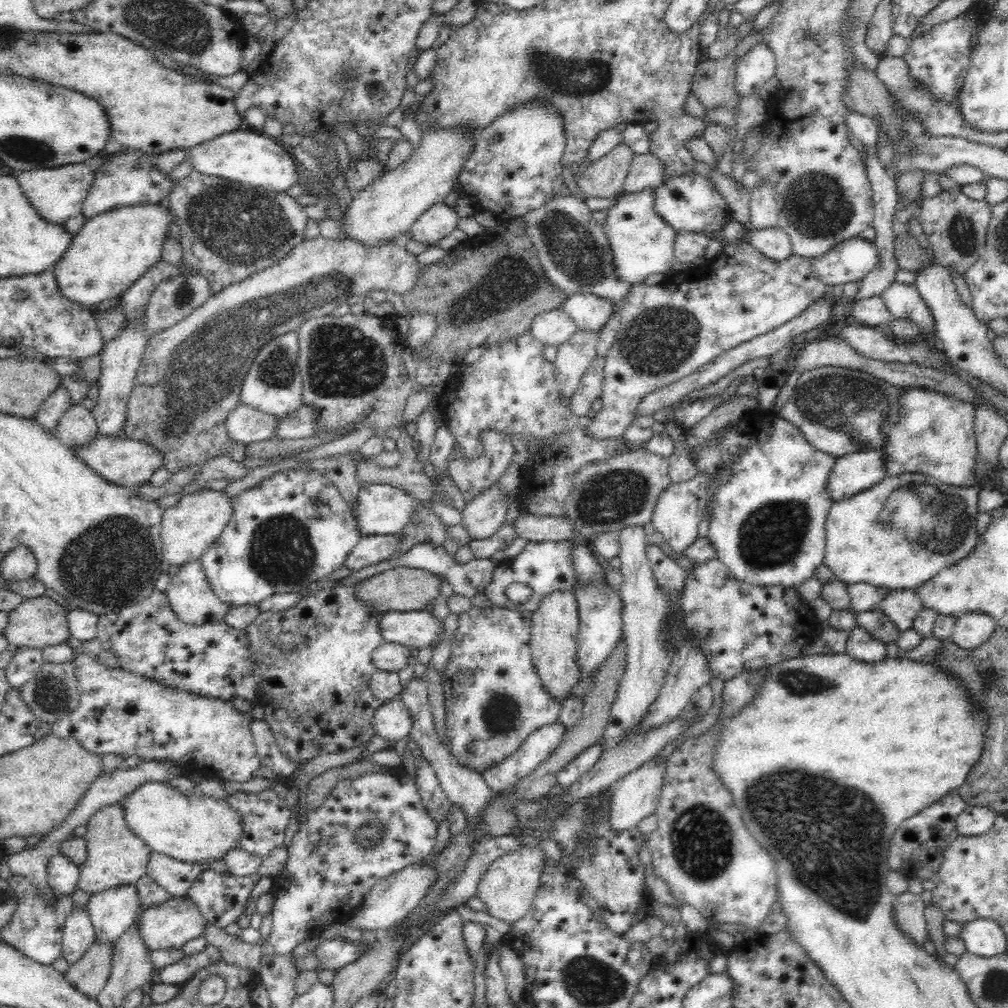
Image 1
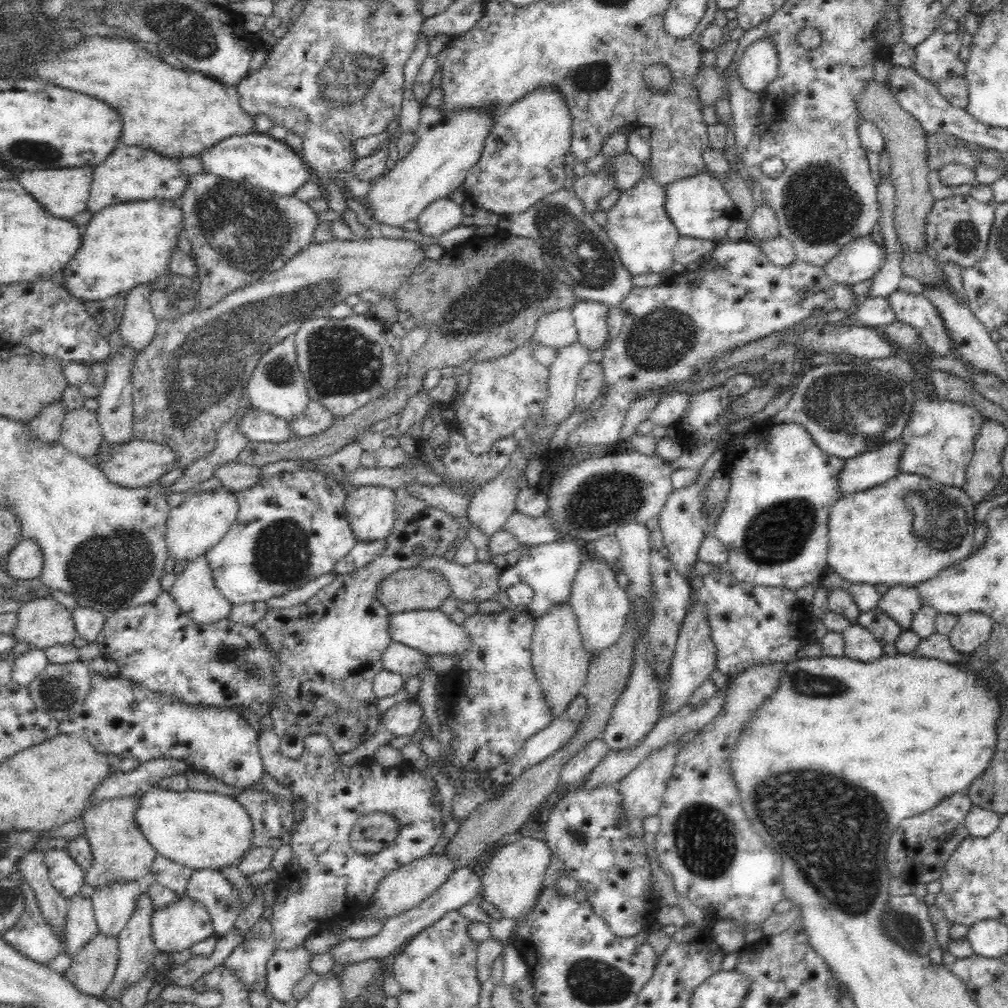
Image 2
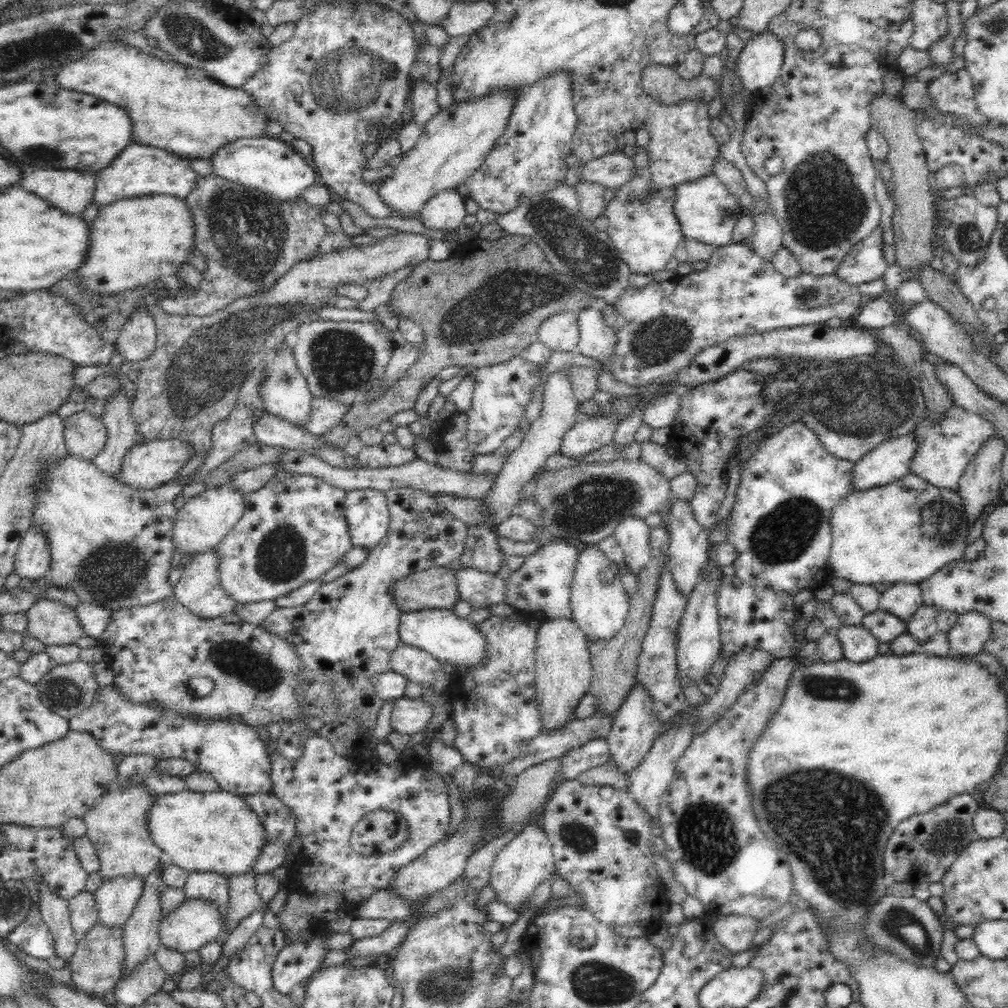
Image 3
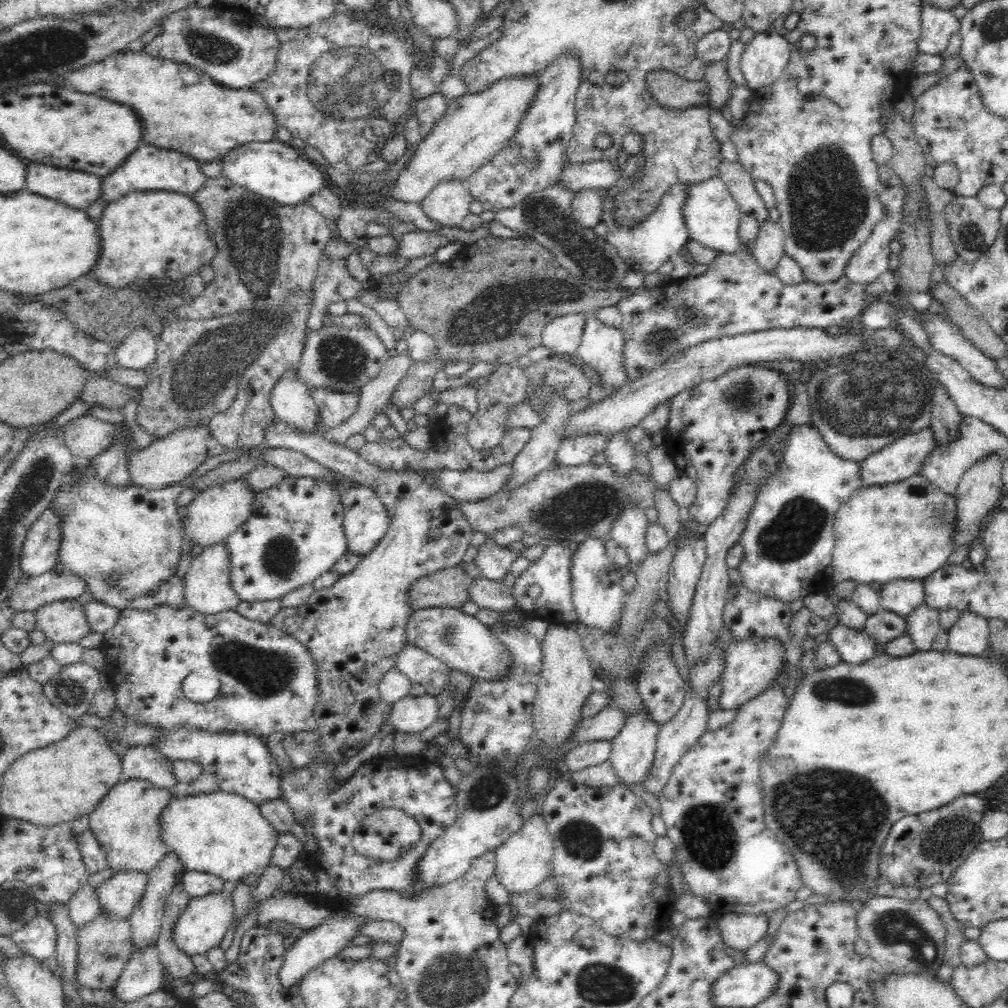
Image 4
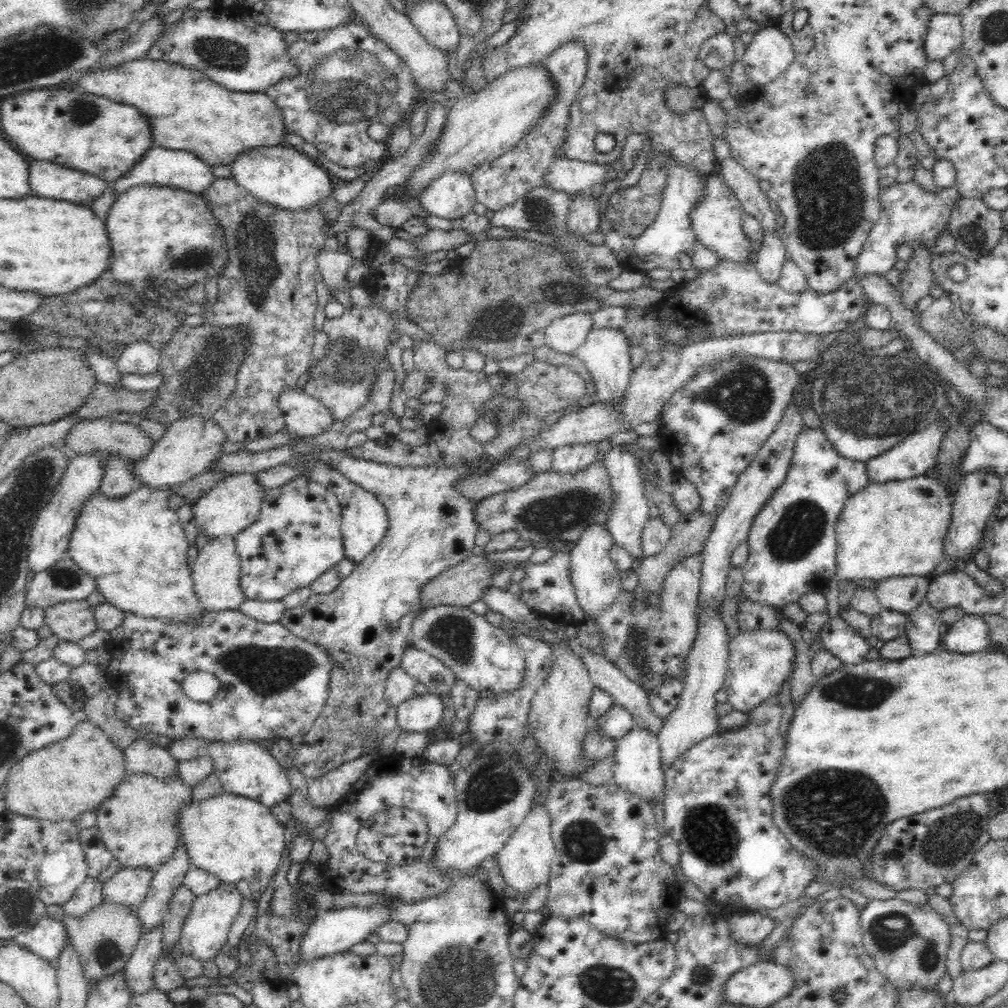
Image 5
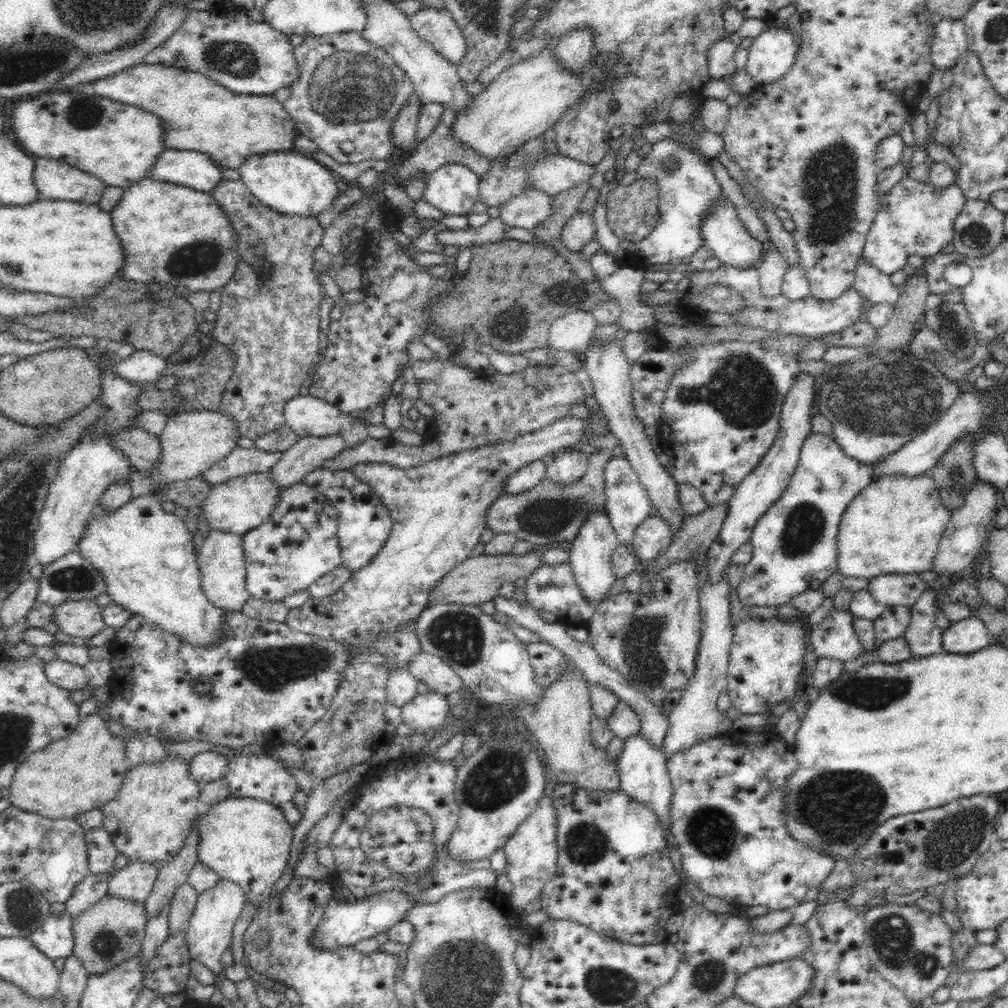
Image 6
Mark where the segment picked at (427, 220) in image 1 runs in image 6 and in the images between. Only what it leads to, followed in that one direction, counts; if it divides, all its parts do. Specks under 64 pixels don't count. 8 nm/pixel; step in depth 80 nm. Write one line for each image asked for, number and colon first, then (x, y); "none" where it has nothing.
2: (442, 215)
3: (445, 211)
4: (447, 204)
5: (450, 196)
6: (453, 188)

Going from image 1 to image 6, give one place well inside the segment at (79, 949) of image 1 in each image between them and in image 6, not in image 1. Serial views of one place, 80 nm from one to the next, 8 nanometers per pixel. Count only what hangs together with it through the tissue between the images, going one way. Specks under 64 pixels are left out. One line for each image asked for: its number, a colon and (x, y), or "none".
2: (80, 927)
3: (82, 908)
4: (83, 907)
5: (88, 896)
6: (92, 888)

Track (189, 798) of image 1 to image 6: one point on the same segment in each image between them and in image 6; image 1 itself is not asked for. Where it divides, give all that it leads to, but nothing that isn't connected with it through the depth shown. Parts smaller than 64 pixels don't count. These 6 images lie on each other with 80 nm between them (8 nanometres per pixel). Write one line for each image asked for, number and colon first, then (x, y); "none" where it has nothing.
2: (201, 830)
3: (217, 832)
4: (221, 833)
5: (237, 839)
6: (246, 841)

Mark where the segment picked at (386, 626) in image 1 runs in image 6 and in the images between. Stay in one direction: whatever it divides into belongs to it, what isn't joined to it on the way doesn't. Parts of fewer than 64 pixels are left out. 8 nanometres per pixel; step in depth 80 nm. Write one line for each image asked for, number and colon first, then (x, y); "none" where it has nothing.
2: (428, 630)
3: (445, 636)
4: (460, 641)
5: (482, 654)
6: (492, 662)

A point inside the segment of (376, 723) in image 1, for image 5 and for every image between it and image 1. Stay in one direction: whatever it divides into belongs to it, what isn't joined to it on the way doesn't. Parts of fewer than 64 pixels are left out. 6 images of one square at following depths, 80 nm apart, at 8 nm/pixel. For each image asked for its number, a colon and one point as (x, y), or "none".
2: (403, 718)
3: (409, 716)
4: (412, 714)
5: (420, 713)

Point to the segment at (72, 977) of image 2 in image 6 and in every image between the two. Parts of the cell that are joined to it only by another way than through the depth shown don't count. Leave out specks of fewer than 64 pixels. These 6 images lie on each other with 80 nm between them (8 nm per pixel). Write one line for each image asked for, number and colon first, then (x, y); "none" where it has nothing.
3: (95, 965)
4: (103, 947)
5: (105, 938)
6: (110, 932)

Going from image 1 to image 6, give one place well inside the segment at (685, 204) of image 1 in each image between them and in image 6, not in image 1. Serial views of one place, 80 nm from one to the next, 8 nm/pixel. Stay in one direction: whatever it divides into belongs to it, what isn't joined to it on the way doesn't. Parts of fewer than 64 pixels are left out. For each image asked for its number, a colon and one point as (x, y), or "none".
2: (699, 206)
3: (706, 210)
4: (711, 214)
5: (715, 219)
6: (722, 231)

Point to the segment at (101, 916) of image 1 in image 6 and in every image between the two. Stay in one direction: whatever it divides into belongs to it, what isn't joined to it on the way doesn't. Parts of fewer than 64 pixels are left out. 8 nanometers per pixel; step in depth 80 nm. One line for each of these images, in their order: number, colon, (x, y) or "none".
2: (113, 905)
3: (115, 899)
4: (118, 895)
5: (127, 887)
6: (133, 882)

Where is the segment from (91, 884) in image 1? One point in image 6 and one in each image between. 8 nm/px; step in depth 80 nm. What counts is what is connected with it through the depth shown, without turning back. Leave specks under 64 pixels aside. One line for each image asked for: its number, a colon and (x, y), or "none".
2: (120, 852)
3: (117, 824)
4: (126, 824)
5: (138, 823)
6: (151, 816)

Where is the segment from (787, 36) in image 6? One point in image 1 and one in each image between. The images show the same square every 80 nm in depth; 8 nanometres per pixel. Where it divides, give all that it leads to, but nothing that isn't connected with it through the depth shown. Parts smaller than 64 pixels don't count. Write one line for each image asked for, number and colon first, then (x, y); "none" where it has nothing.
1: (758, 64)
2: (756, 68)
3: (758, 64)
4: (765, 55)
5: (767, 56)

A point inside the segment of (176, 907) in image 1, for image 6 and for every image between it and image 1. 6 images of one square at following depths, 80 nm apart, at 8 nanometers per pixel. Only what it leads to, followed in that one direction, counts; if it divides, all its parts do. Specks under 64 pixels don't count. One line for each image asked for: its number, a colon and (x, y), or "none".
2: (175, 927)
3: (195, 922)
4: (204, 923)
5: (205, 928)
6: (209, 930)

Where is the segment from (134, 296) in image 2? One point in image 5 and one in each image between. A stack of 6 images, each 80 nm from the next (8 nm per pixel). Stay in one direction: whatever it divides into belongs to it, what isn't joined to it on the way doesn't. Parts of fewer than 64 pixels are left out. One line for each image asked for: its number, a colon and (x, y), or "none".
3: (136, 341)
4: (138, 349)
5: (139, 357)

